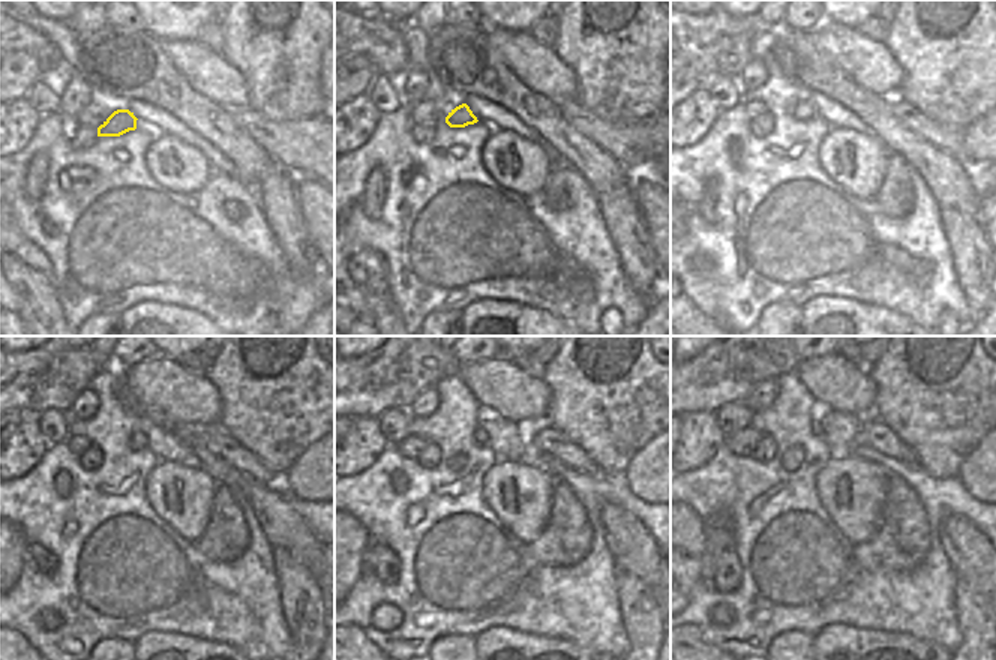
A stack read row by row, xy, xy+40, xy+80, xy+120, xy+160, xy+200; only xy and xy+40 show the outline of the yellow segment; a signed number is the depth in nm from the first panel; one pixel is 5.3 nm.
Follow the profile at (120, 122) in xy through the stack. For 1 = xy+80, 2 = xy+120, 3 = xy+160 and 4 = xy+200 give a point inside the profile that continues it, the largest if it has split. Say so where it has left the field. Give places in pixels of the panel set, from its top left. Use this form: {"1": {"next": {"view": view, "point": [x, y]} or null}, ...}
{"1": {"next": {"view": "xy+80", "point": [804, 110]}}, "2": {"next": {"view": "xy+120", "point": [138, 440]}}, "3": {"next": {"view": "xy+160", "point": [479, 435]}}, "4": {"next": {"view": "xy+200", "point": [818, 431]}}}

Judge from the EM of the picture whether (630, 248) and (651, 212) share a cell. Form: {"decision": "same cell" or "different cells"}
{"decision": "different cells"}

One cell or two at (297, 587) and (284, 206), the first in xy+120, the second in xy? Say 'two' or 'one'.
one

